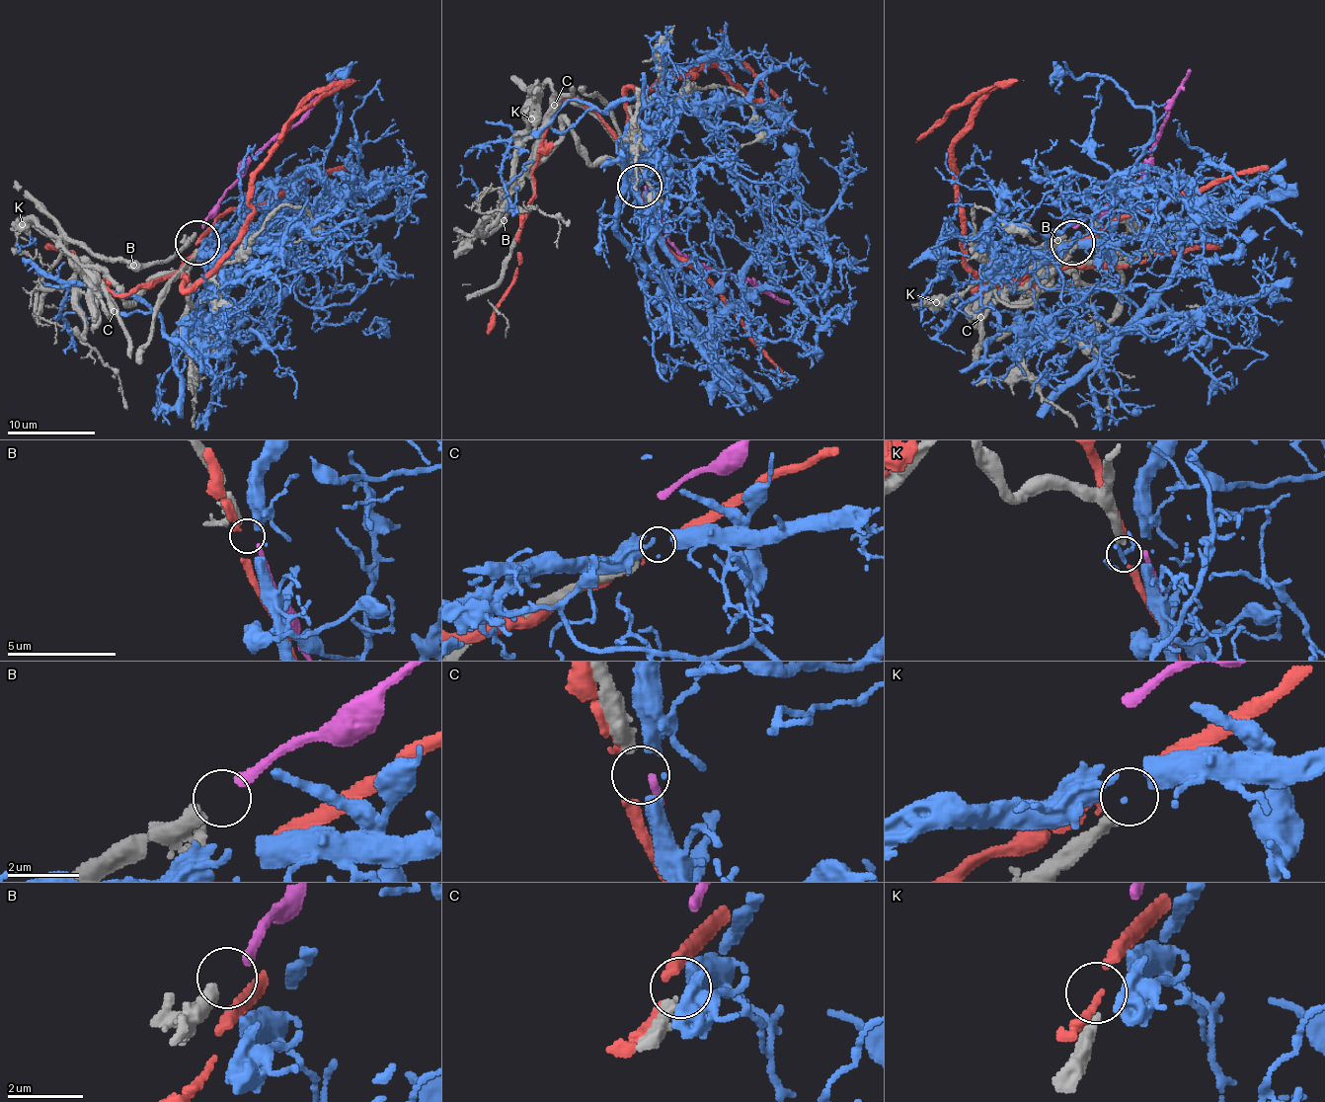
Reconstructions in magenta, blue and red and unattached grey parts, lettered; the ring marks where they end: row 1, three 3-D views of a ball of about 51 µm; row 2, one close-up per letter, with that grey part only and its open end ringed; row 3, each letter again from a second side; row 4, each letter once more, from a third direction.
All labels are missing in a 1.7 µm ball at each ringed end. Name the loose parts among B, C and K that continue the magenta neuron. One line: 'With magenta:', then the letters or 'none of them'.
With magenta: none of them

